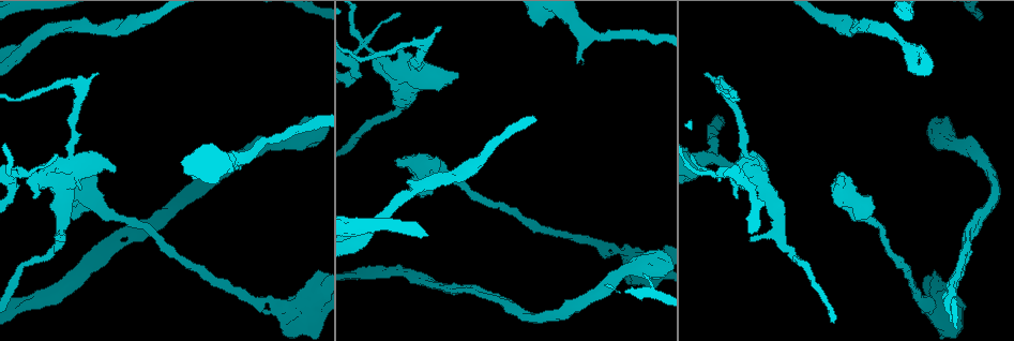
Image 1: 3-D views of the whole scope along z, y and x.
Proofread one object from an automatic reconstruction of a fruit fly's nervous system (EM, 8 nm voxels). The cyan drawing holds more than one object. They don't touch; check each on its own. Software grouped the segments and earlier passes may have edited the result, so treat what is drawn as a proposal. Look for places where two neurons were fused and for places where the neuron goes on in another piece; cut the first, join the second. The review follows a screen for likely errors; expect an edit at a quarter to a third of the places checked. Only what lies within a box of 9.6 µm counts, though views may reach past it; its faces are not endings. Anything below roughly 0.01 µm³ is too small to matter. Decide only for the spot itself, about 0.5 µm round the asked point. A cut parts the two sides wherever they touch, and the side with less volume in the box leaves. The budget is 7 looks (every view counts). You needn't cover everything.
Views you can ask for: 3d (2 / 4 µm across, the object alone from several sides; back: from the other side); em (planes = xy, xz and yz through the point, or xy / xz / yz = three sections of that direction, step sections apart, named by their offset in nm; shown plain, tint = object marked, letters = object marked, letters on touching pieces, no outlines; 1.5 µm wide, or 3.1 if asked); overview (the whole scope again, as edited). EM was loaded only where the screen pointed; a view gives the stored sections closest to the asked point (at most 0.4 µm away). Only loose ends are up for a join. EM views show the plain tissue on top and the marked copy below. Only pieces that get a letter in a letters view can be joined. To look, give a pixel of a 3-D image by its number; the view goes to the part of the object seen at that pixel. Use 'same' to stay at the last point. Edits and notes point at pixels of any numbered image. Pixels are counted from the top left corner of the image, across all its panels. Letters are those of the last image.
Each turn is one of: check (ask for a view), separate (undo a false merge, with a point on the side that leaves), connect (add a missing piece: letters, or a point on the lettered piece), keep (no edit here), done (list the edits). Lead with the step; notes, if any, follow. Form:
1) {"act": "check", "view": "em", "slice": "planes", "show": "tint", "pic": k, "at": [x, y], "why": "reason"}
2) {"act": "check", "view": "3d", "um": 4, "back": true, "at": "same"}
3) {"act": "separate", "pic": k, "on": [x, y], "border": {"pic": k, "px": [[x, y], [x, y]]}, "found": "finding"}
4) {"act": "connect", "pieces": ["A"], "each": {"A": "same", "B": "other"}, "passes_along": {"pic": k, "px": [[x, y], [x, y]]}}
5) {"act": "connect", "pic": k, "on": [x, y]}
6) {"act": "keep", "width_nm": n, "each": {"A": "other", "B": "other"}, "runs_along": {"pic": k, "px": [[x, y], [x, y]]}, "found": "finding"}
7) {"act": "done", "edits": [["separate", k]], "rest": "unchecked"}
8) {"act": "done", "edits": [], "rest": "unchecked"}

{"act": "check", "view": "3d", "um": 4, "pic": 1, "at": [577, 62], "why": "an open end"}

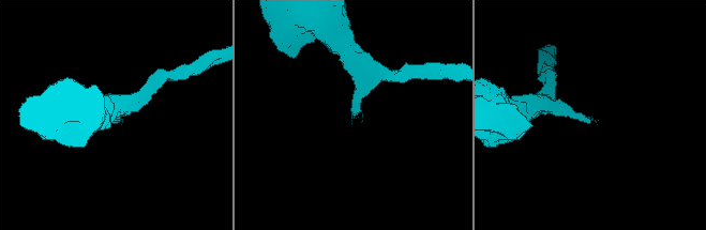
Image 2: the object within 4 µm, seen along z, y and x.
{"act": "check", "view": "em", "slice": "yz", "step": 4, "show": "letters", "pic": 2, "at": [355, 114]}

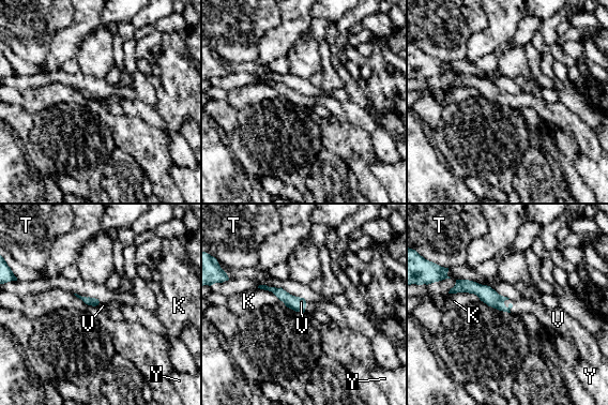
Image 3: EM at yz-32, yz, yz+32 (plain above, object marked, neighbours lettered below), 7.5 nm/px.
{"act": "check", "view": "em", "slice": "planes", "show": "letters", "at": "same", "why": "another direction"}

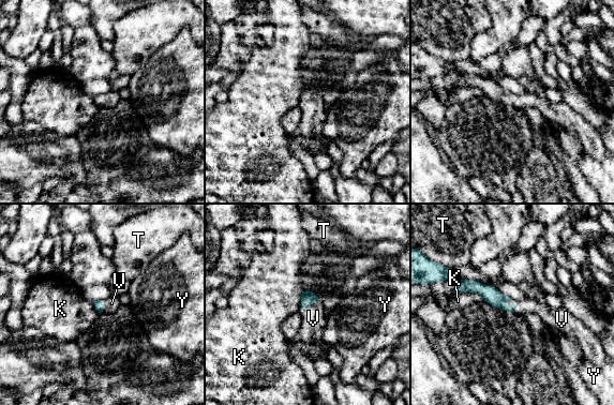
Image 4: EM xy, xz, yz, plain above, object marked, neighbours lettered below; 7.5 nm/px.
{"act": "connect", "pieces": ["V"], "each": {"K": "other", "T": "other", "V": "same", "Y": "other"}, "passes_along": {"pic": 4, "px": [[309, 297], [310, 304], [313, 318]]}, "found": "it goes on there"}

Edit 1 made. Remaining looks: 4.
{"act": "check", "view": "overview"}

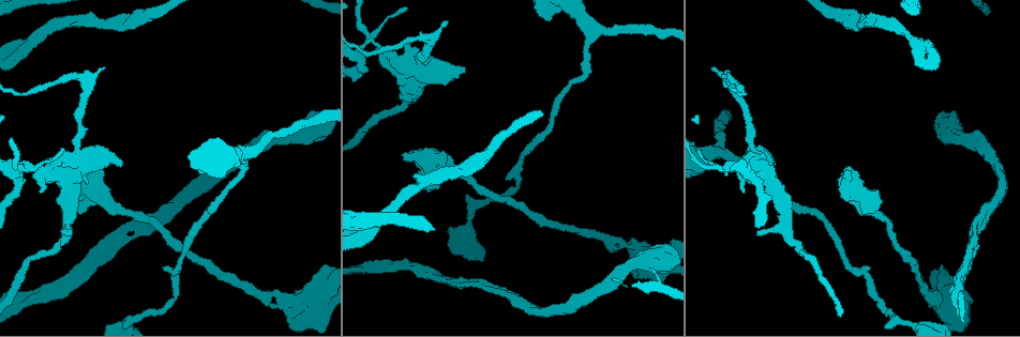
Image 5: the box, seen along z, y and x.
{"act": "check", "view": "3d", "um": 4, "pic": 5, "at": [616, 238], "why": "calibre changes"}

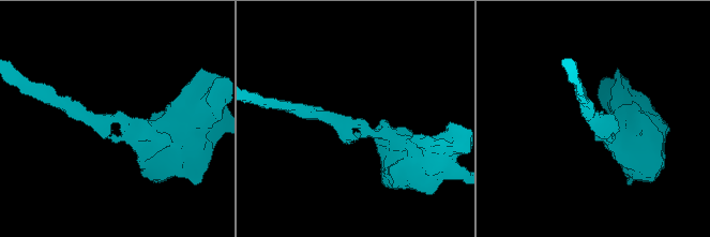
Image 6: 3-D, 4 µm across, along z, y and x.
{"act": "check", "view": "em", "slice": "planes", "show": "tint", "pic": 6, "at": [594, 119], "arm_widths_nm": [220, 340], "why": "shape alone is not enough"}

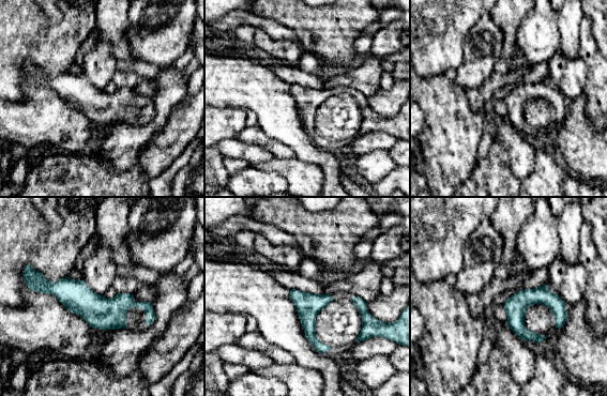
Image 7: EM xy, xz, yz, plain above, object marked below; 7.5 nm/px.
{"act": "check", "view": "em", "slice": "planes", "show": "letters", "at": "same"}

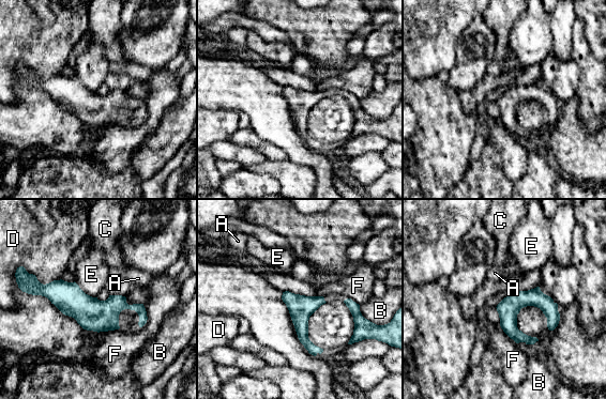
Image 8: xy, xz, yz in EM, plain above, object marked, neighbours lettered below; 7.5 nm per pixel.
{"act": "keep", "width_nm": 160, "longest_contact_nm": ["D", 280], "each": {"A": "other", "B": "other", "C": "other", "D": "other", "E": "other", "F": "other"}, "found": "one neuron here"}

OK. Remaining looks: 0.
{"act": "done", "edits": [["connect", 4]], "rest": "unchecked"}

